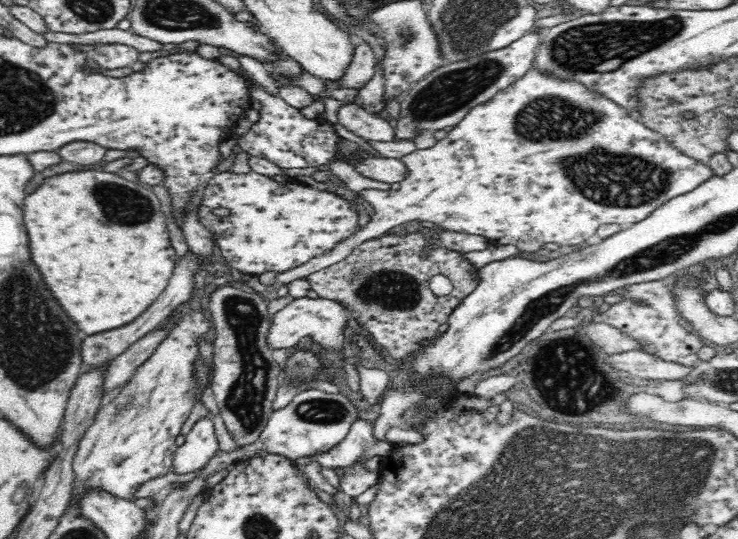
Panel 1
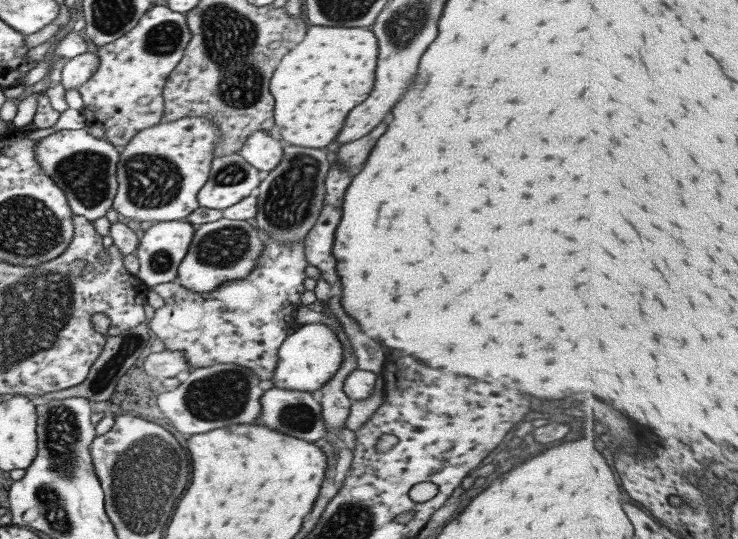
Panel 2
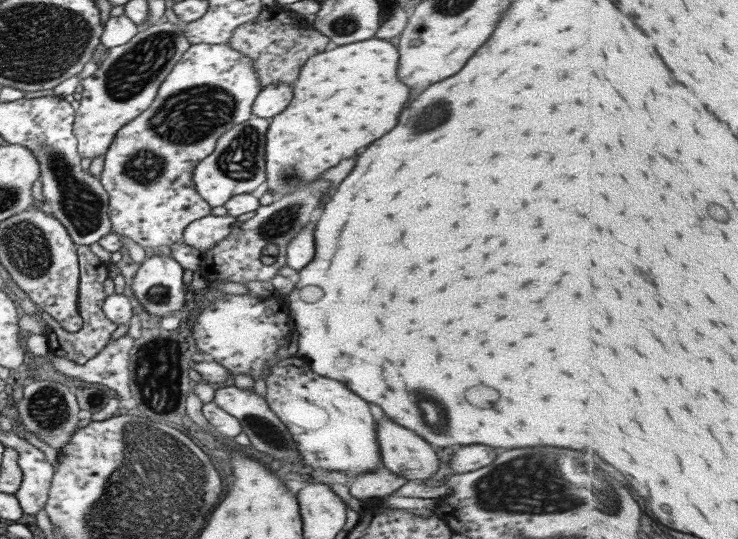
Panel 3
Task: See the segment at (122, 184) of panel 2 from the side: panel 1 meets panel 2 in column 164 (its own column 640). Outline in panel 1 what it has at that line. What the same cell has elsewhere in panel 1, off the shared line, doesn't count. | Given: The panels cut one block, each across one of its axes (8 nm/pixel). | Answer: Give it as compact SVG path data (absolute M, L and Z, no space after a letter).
M534 67L530 68L526 74L522 75L522 78L518 78L516 81L507 88L500 90L492 98L488 98L486 102L470 108L464 118L458 124L454 124L452 130L449 130L448 134L443 139L438 140L431 148L416 149L411 154L406 154L406 156L398 159L406 166L406 176L400 180L398 189L380 190L367 188L359 191L357 194L361 202L371 206L374 211L371 219L364 226L356 228L356 232L350 234L348 238L336 242L336 245L332 246L324 254L314 256L308 262L300 264L300 266L294 266L290 270L276 272L274 282L280 282L280 284L286 285L293 280L304 278L304 276L308 276L312 272L318 272L320 268L328 268L328 266L332 266L332 264L336 264L349 254L352 254L355 247L364 241L377 239L384 234L388 234L390 228L401 224L403 225L405 222L410 222L411 220L420 222L424 220L424 222L433 222L436 226L445 230L484 236L488 238L488 242L492 246L514 245L522 252L536 252L537 250L543 249L544 245L548 244L548 242L556 242L564 250L575 249L590 243L599 226L618 224L625 227L636 224L648 218L648 215L652 214L658 206L662 206L662 204L668 202L668 200L672 200L676 196L680 196L680 194L694 190L696 186L700 186L702 182L706 182L710 176L714 176L714 172L708 165L695 160L694 157L681 154L678 149L672 146L672 143L666 140L663 134L652 130L644 123L638 121L626 108L616 104L609 98L598 95L596 91L588 89L588 87L573 78L560 78L555 74L551 74L551 72L547 72L547 70L538 70Z

